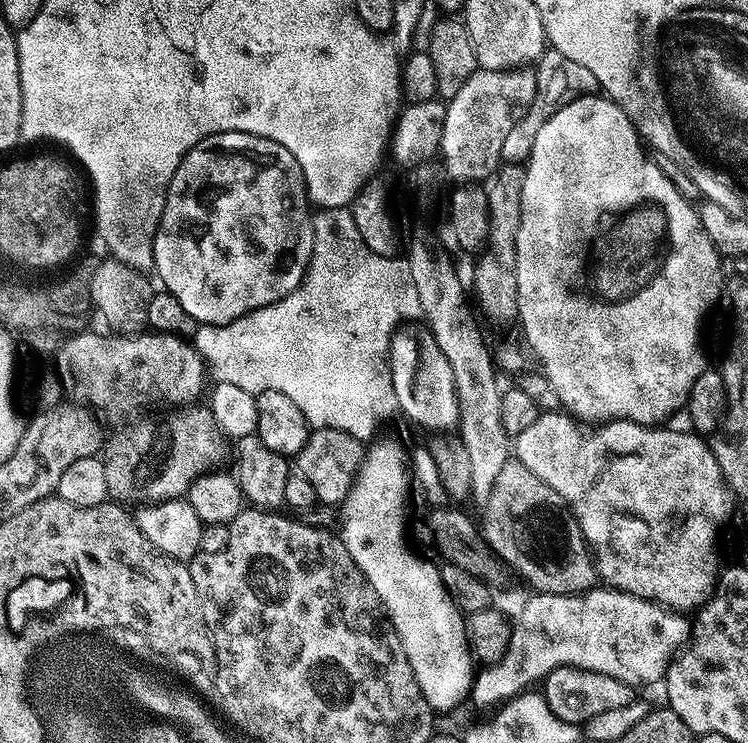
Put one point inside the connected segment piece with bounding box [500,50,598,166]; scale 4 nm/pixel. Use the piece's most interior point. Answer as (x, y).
(559, 80)

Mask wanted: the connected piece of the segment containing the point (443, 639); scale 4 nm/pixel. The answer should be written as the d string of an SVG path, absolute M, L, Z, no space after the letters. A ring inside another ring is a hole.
M378 440L365 451L352 489L346 494L343 504L339 505L338 535L350 558L354 558L358 570L362 570L362 574L378 594L380 603L384 605L384 611L402 642L402 650L406 650L406 662L410 662L410 670L414 670L418 690L422 690L426 702L437 713L448 712L451 708L458 707L464 699L469 699L474 683L474 657L468 642L466 620L448 593L441 569L437 566L435 568L430 561L415 556L408 549L408 540L404 537L404 507L408 504L410 456L408 460L398 441Z

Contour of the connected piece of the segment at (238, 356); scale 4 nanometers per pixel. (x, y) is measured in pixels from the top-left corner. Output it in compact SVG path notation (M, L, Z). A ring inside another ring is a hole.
M388 276L388 280L308 280L308 284L299 284L293 292L286 294L286 298L282 298L270 306L262 306L234 322L203 325L194 347L197 355L203 361L207 375L215 383L231 382L232 385L239 386L241 390L250 390L255 393L278 390L278 394L286 394L286 398L291 398L294 401L294 406L298 406L298 410L302 410L302 414L312 428L342 430L354 438L368 442L373 439L372 434L376 430L376 423L383 416L397 411L392 371L388 365L388 347L392 341L392 333L400 326L401 322L412 322L412 312L416 312L416 304L412 304L412 300L408 300L408 288L404 288L404 284L400 284L400 280L396 280L396 276Z

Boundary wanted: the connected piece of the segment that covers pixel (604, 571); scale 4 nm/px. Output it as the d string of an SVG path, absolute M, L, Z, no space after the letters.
M563 411L540 412L522 434L514 438L514 456L515 459L526 466L526 470L538 474L554 494L564 503L565 509L570 513L575 527L584 538L584 543L588 545L592 558L596 566L597 577L607 587L614 588L618 592L625 592L631 596L637 596L653 604L661 605L669 610L688 610L684 608L699 609L708 601L708 597L716 591L718 587L718 573L721 571L720 560L716 557L716 539L720 536L720 527L728 520L728 511L732 504L728 485L722 478L722 470L712 454L712 445L705 437L691 431L679 432L672 426L650 426L641 428L639 425L633 425L625 420L616 420L605 423L597 432L592 432L589 436L584 436L580 427L570 416Z

